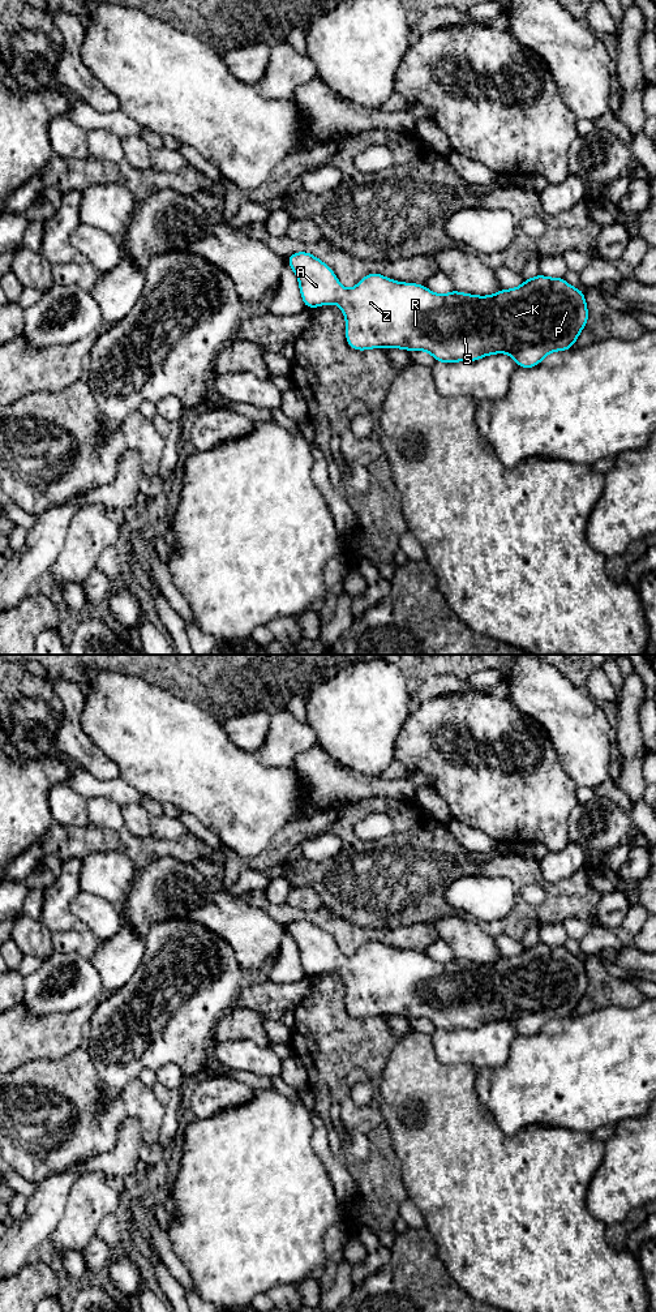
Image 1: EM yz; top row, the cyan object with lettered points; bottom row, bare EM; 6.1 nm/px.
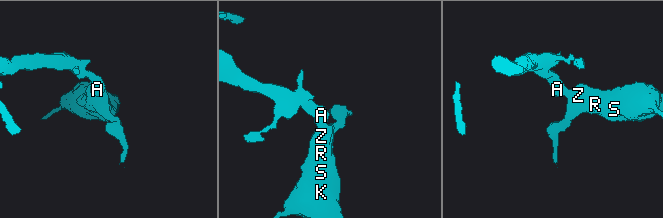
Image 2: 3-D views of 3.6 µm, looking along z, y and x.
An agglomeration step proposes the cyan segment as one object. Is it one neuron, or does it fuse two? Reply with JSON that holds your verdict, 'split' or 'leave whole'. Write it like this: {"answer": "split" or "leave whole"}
{"answer": "leave whole"}

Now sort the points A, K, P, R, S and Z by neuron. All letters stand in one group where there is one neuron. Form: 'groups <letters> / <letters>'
groups A K P R S Z

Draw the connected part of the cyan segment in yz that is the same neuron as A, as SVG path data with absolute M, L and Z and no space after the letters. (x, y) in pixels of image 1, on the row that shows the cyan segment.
M308 252L291 254L288 265L299 279L301 299L305 308L338 304L346 317L346 339L352 350L403 348L407 351L428 351L436 361L456 363L476 361L488 355L505 352L520 368L533 368L550 352L567 351L578 339L588 321L584 292L571 287L563 278L548 278L539 274L527 278L513 290L499 290L494 295L476 296L453 290L438 295L424 284L391 280L381 274L365 275L353 288L344 290L333 270Z

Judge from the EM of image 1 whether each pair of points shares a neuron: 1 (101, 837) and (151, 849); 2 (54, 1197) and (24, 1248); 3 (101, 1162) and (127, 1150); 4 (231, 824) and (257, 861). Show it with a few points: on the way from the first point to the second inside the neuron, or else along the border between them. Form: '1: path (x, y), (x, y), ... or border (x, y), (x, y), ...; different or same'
1: path (114, 840), (124, 841), (138, 849); same
2: path (43, 1210), (39, 1221), (25, 1235); same
3: path (107, 1162), (115, 1162), (120, 1157); same
4: border (274, 834), (268, 845), (245, 864); different

